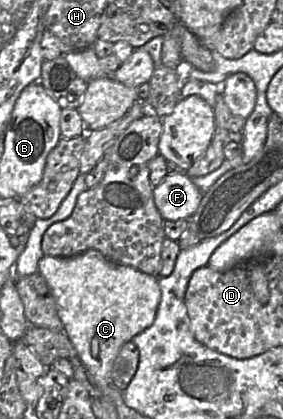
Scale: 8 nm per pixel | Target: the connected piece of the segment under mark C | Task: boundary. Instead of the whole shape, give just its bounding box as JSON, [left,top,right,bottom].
[37,249,161,388]

